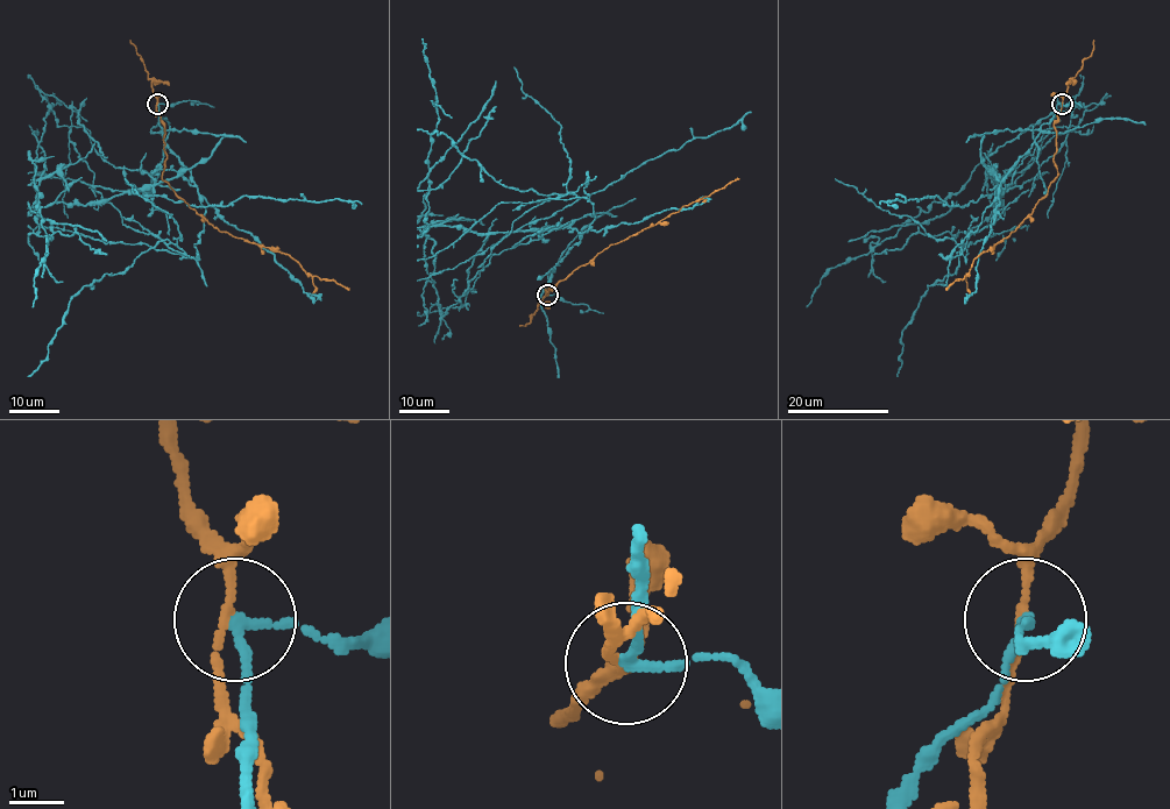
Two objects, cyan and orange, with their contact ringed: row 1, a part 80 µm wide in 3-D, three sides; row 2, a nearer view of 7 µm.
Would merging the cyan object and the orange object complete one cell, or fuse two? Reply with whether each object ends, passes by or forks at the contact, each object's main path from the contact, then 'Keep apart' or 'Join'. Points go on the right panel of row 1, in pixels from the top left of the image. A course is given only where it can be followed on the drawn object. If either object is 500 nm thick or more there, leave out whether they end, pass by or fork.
At the ring cyan passes by. At the ring orange passes by. Course of cyan: (1063, 103), (1001, 184), (995, 175), (999, 205), (984, 161), (957, 192), (867, 254), (831, 267), (807, 307). Course of orange: (1063, 103), (1054, 125), (1057, 171), (1048, 192), (1014, 232), (980, 253), (962, 279), (945, 289). Keep apart

